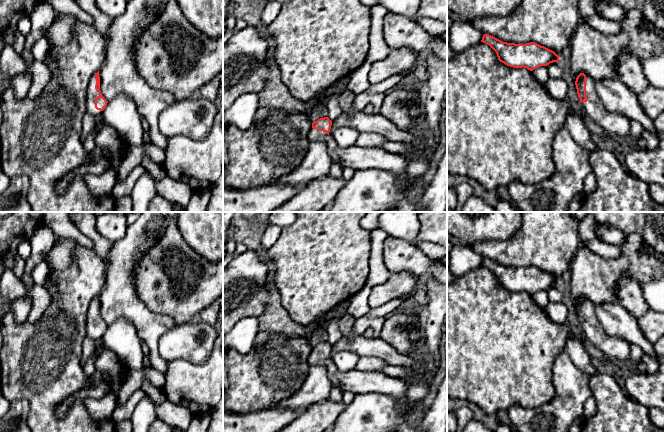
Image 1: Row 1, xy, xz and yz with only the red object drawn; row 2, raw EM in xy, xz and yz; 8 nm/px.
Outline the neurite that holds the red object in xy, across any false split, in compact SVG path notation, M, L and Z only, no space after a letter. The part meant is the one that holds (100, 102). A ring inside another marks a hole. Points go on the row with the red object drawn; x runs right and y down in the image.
M99 71L90 79L88 85L86 113L97 117L107 106L108 101L103 97L100 91Z

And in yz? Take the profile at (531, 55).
M484 34L481 42L489 45L496 52L498 60L510 67L524 67L533 71L540 66L559 62L560 56L535 42L526 44L507 43L489 34Z

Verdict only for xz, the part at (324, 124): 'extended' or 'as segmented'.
extended

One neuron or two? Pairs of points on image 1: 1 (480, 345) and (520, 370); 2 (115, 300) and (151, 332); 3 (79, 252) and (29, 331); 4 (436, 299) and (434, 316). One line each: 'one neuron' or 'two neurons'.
1: one neuron
2: one neuron
3: one neuron
4: two neurons

